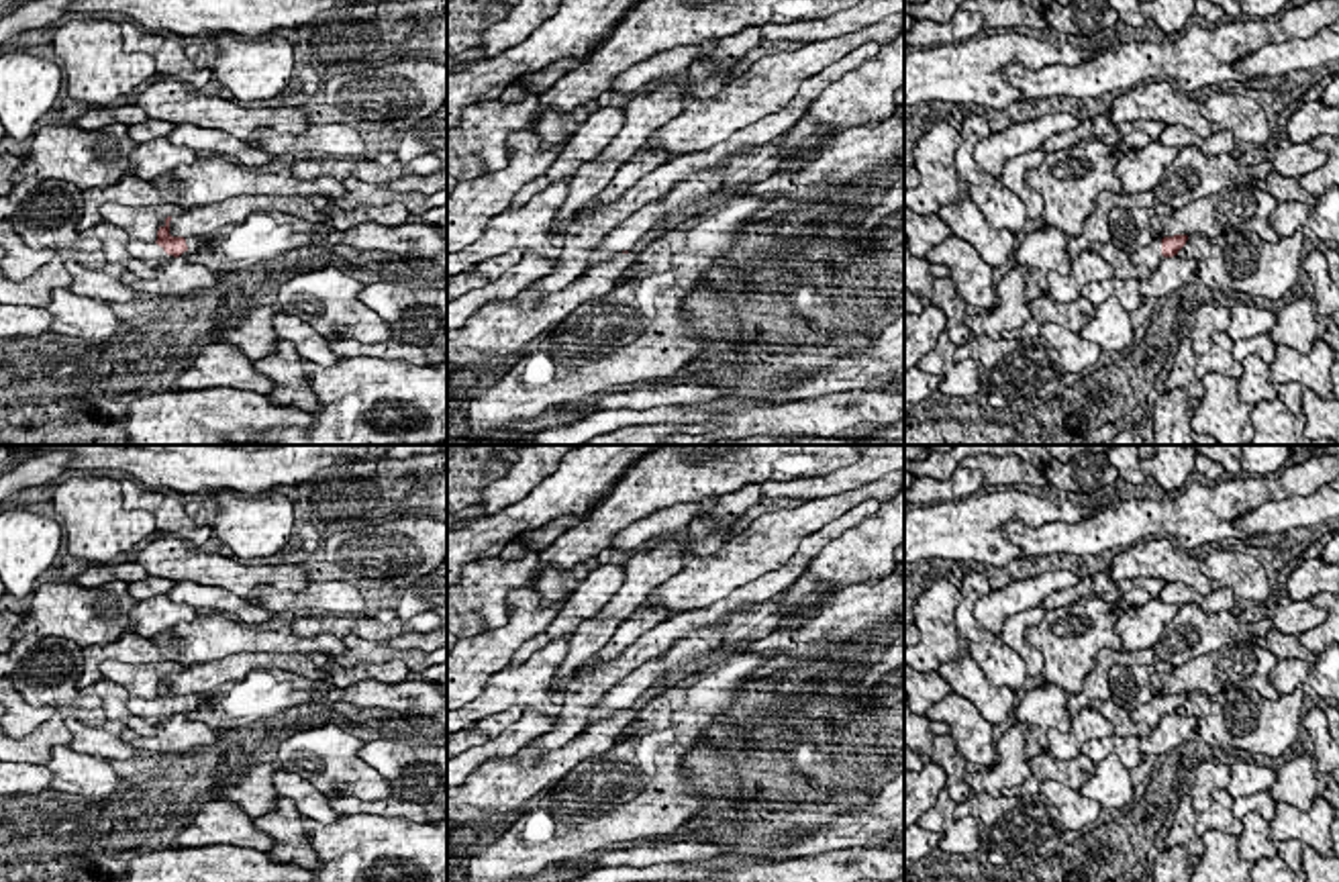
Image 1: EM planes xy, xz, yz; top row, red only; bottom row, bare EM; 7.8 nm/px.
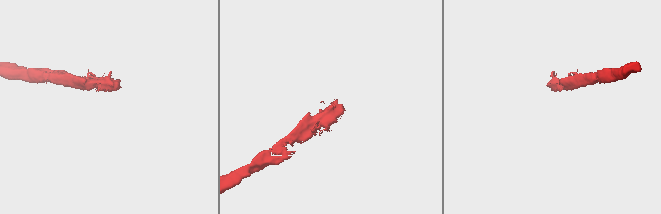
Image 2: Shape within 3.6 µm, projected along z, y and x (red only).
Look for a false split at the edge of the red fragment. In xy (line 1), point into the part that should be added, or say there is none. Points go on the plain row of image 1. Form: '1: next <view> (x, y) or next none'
1: next xy (150, 711)

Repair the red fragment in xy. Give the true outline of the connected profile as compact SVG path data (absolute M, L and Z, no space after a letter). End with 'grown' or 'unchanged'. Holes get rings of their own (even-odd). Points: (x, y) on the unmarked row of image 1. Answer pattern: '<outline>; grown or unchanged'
M165 676L165 682L157 688L157 698L129 698L129 713L135 717L141 717L145 723L161 723L173 715L180 715L184 708L188 708L184 694L171 694L169 692L169 678Z; grown

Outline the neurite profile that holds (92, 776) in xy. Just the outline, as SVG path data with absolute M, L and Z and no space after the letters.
M55 745L47 768L53 772L51 790L104 798L118 786L118 776L106 757L78 753L71 747Z

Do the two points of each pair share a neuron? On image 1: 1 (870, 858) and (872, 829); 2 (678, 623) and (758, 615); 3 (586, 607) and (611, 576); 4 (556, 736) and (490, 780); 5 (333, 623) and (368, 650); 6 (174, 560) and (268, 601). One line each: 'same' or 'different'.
1: different
2: different
3: same
4: different
5: different
6: different

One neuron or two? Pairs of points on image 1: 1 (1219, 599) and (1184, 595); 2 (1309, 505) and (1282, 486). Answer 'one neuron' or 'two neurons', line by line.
1: one neuron
2: two neurons

